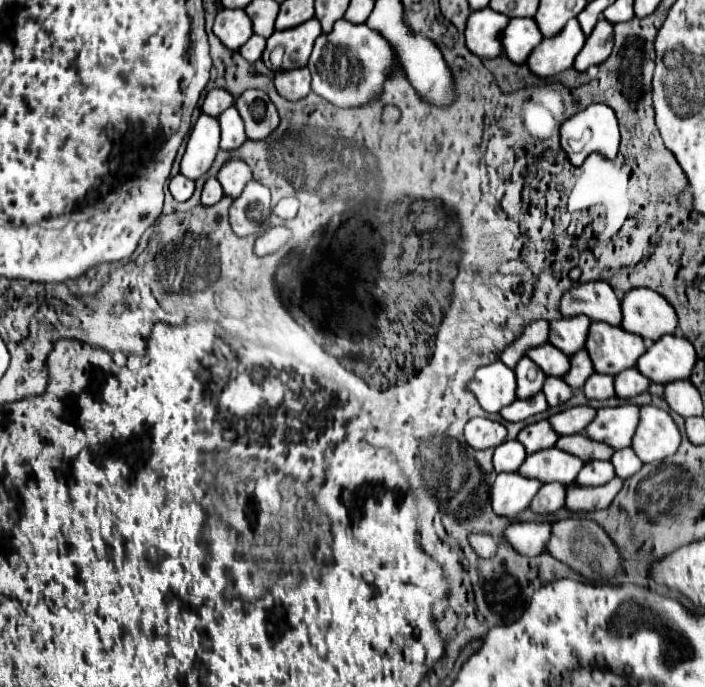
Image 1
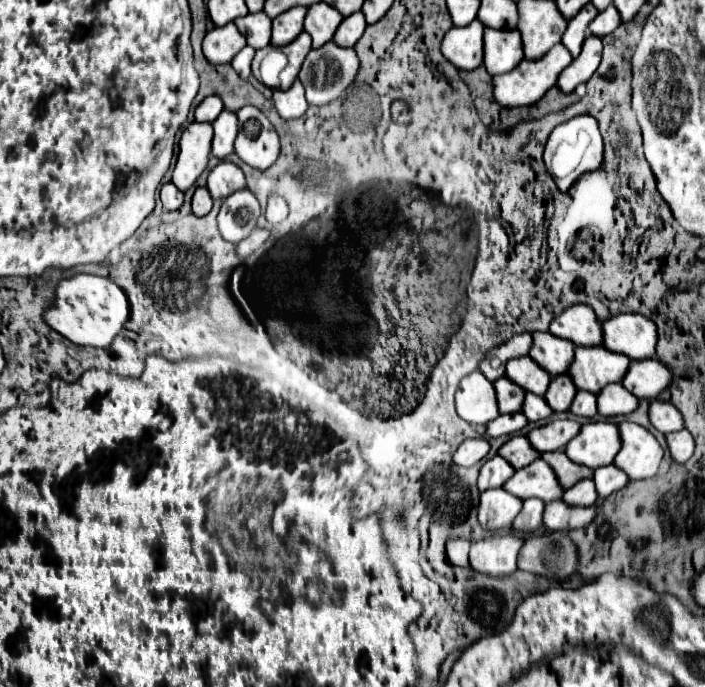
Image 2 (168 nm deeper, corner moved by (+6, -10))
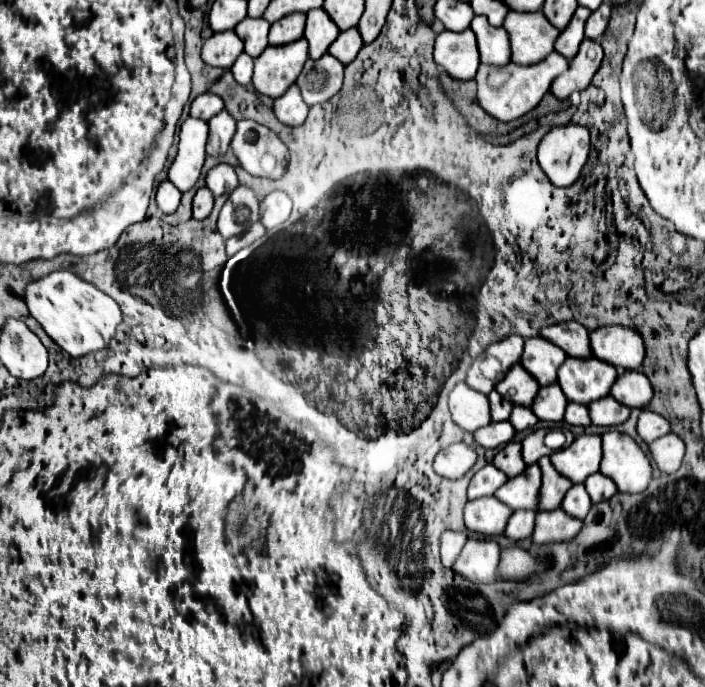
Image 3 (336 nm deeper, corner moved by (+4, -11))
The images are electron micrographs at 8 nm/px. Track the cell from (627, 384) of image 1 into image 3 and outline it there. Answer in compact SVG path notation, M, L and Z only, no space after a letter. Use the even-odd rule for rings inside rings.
M604 396L602 400L592 402L588 406L588 412L594 426L618 426L630 416L630 408L618 404L616 400L612 400L612 396Z

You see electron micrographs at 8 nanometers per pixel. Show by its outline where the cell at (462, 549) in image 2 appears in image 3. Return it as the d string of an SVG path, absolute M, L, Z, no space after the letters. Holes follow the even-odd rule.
M448 530L440 536L440 560L446 568L450 568L456 562L456 558L462 552L462 544L466 544L466 540L468 540L466 534L452 532L452 530Z

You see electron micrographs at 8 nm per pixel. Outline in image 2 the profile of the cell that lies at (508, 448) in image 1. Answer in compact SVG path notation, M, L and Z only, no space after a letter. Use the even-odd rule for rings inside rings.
M496 455L482 465L482 471L478 477L478 487L480 487L480 491L492 489L492 487L502 487L512 475L514 475L514 467L504 457Z

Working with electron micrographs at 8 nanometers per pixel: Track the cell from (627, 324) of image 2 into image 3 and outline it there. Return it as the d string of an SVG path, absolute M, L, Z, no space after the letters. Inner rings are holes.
M604 326L592 330L590 350L594 358L626 370L636 370L644 360L642 338L630 328Z

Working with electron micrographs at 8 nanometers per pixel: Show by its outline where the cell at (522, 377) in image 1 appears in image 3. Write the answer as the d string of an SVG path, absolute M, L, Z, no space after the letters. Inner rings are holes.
M494 390L488 394L488 402L490 402L492 422L504 422L504 420L508 420L508 416L512 412L512 404L506 404L506 400L502 400L502 396L498 396Z

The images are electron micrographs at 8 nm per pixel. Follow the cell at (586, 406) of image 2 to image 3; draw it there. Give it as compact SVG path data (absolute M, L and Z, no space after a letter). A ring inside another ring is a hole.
M570 402L570 404L566 406L566 412L564 412L564 422L566 422L566 424L572 424L572 426L588 426L588 424L590 424L588 408L582 406L582 404Z

